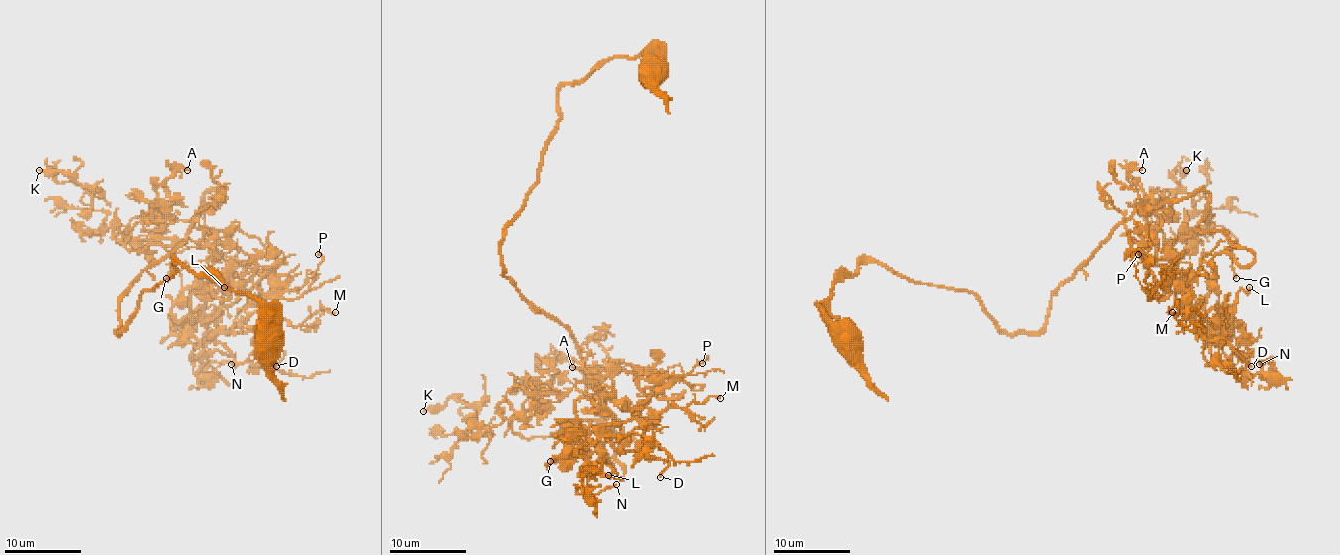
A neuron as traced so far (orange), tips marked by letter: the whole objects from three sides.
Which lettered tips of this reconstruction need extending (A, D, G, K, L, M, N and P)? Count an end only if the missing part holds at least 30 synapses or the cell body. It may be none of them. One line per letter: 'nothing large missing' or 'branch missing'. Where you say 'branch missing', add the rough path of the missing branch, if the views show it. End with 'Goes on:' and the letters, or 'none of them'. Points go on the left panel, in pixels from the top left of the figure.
A: nothing large missing
D: nothing large missing
G: branch missing; course (166, 278), (162, 279), (151, 270), (118, 279), (106, 264), (50, 256), (35, 245), (24, 247)
K: nothing large missing
L: nothing large missing
M: nothing large missing
N: nothing large missing
P: nothing large missing
Goes on: G

